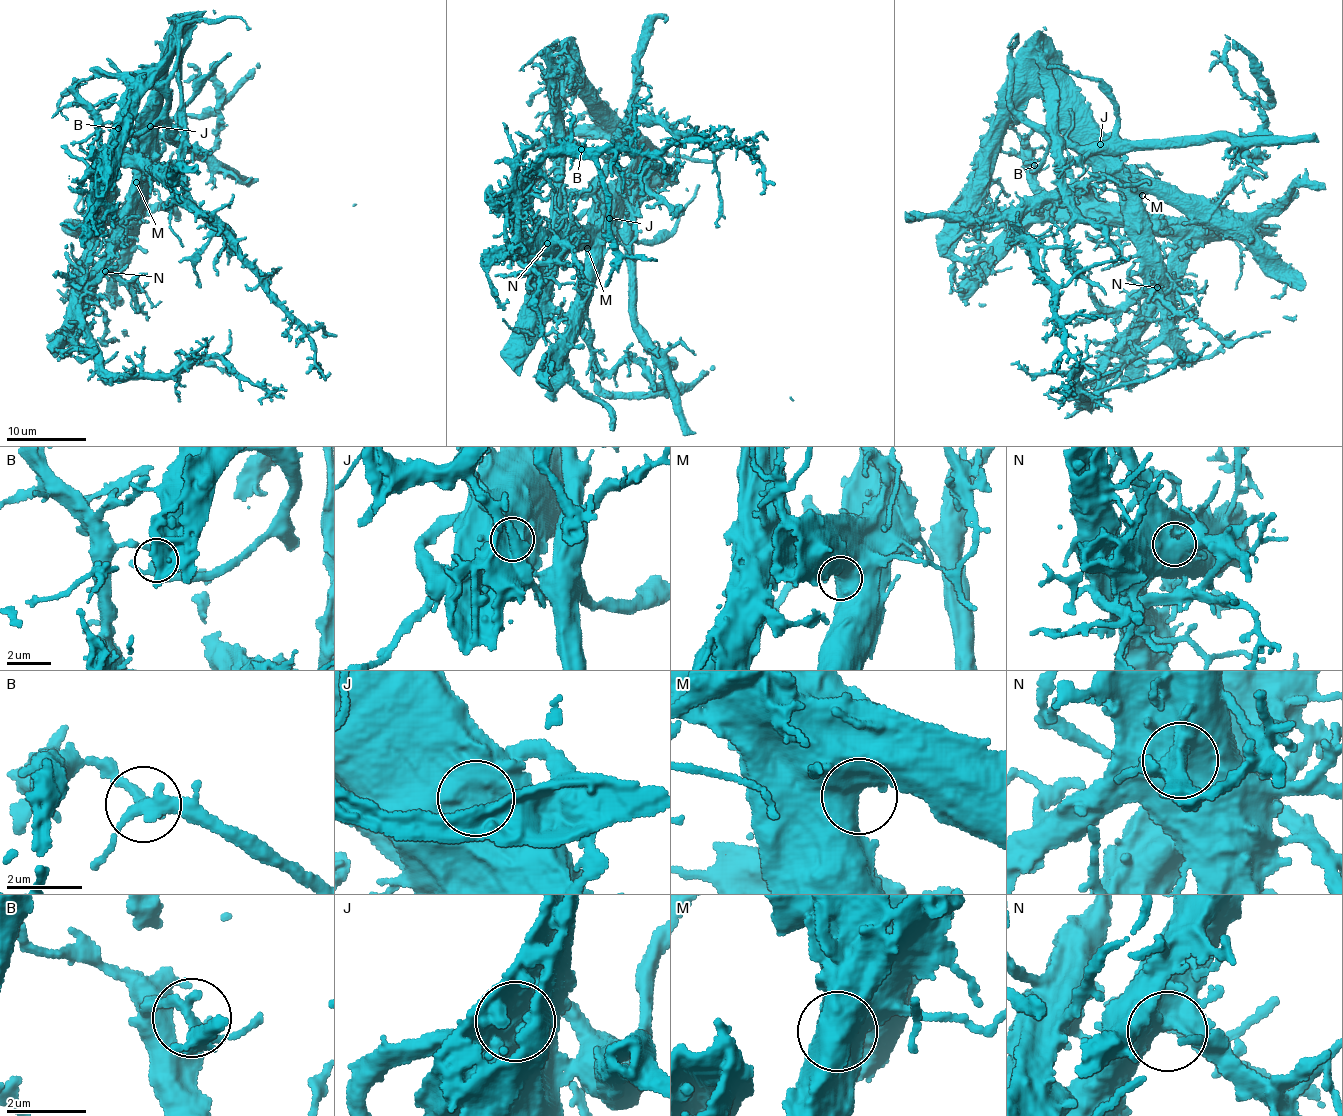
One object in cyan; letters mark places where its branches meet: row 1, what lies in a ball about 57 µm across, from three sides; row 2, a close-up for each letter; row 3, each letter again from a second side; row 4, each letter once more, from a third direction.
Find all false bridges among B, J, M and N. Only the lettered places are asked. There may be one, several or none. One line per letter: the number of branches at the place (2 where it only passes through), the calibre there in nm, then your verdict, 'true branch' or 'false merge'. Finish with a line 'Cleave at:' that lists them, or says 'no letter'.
B: 3 branches meet; 280 nm thick; false merge
J: 1 branches meet; 1000 nm thick; false merge
M: 1 branches meet; 850 nm thick; true branch
N: 2 branches meet; 650 nm thick; true branch
Cleave at: B, J

